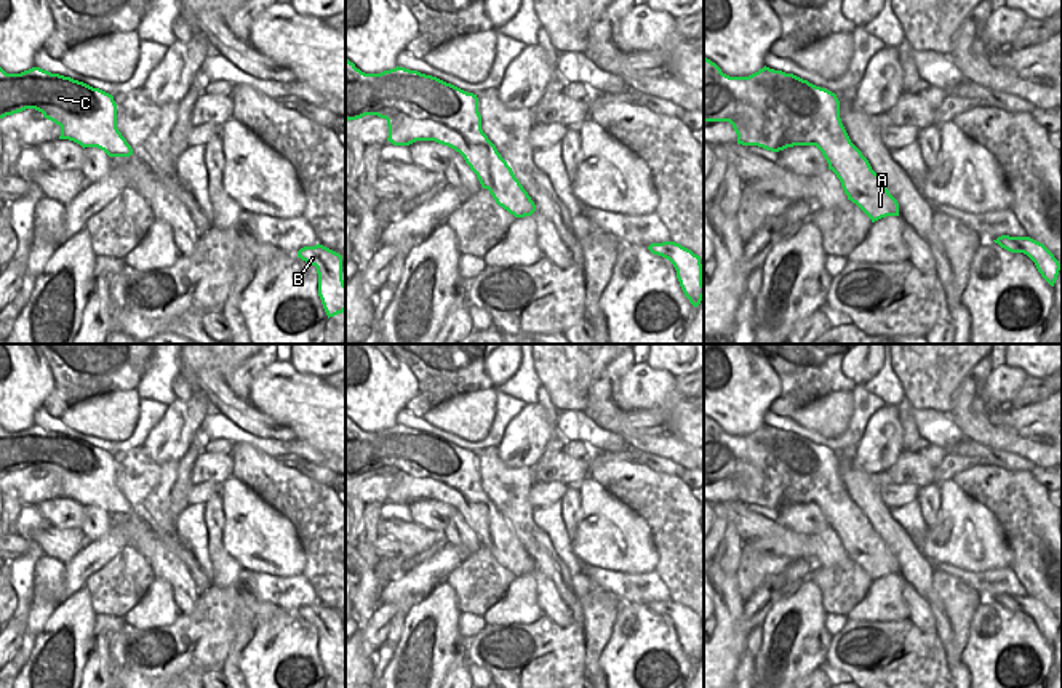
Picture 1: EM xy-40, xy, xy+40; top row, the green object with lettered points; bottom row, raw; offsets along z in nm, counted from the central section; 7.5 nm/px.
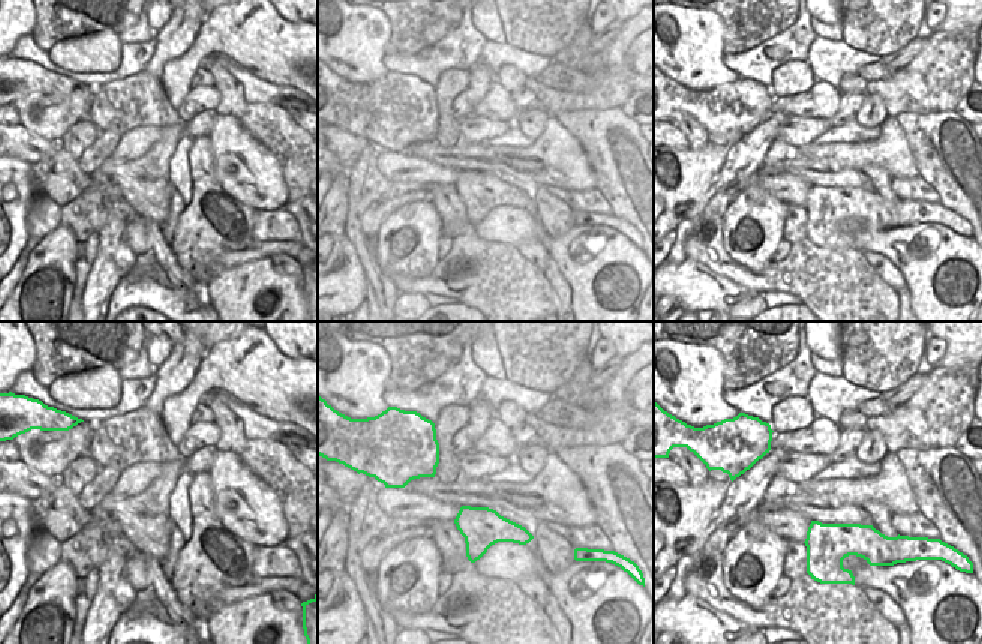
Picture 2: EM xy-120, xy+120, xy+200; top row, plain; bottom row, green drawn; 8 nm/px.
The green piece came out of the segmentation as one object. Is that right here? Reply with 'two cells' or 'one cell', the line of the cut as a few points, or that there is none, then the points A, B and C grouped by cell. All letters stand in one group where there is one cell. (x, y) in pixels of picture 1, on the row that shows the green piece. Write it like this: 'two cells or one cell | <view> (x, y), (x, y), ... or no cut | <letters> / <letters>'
one cell | no cut | A B C

